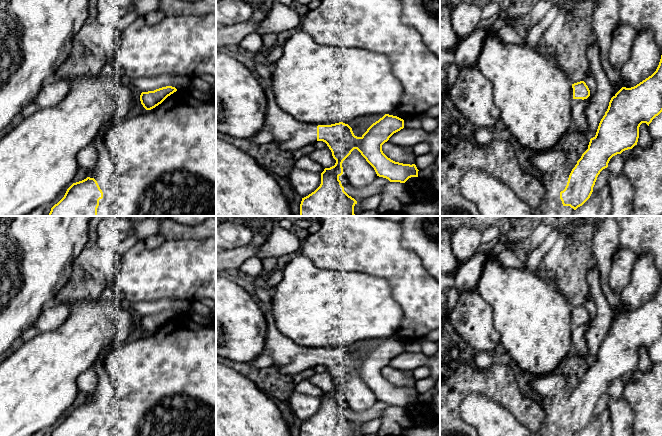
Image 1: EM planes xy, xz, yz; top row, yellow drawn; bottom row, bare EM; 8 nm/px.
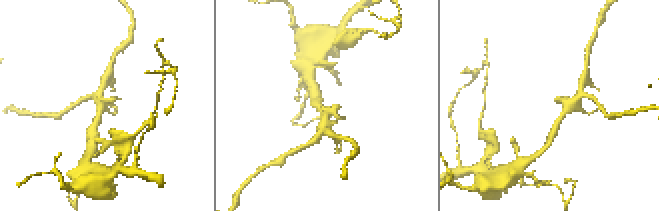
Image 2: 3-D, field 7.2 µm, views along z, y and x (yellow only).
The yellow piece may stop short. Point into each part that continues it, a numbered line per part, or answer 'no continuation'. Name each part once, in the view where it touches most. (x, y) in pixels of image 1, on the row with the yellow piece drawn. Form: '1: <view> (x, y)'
1: xz (289, 134)

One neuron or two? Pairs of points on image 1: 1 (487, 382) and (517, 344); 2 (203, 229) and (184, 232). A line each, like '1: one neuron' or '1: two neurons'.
1: two neurons
2: one neuron

